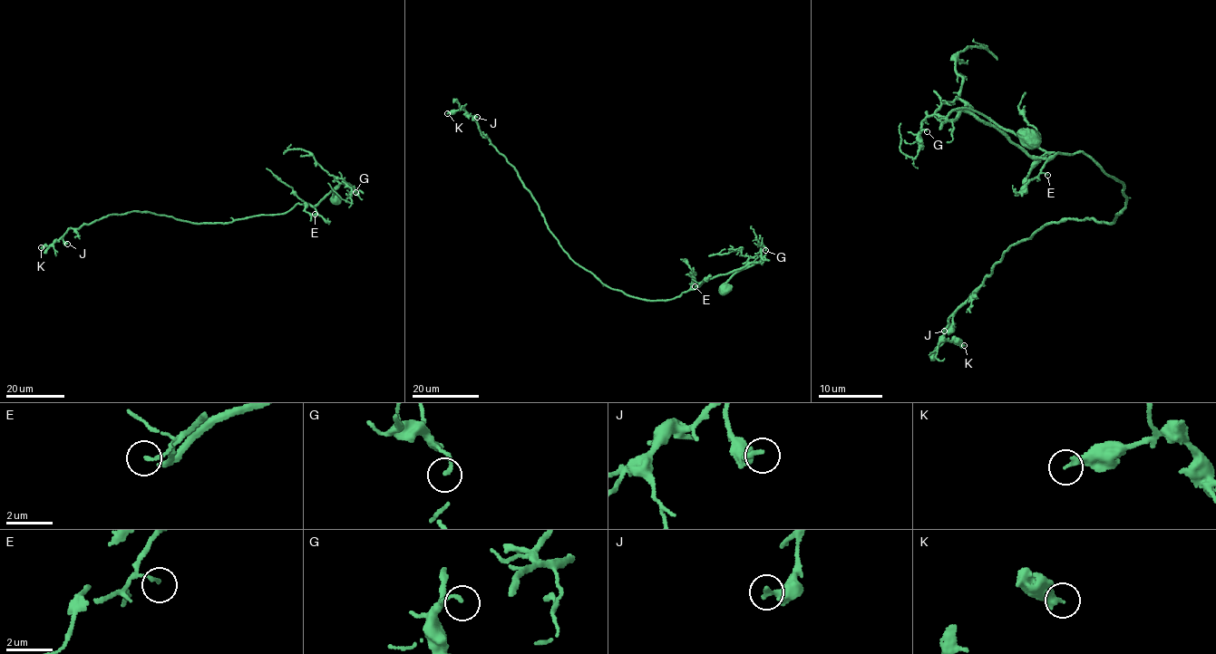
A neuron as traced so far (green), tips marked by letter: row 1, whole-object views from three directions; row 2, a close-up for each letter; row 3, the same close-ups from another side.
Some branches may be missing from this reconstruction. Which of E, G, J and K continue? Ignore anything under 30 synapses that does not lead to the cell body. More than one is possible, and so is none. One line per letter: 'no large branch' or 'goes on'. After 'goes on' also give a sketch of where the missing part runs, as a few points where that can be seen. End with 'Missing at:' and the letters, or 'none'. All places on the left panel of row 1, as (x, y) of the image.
E: no large branch
G: no large branch
J: no large branch
K: no large branch
Missing at: none

